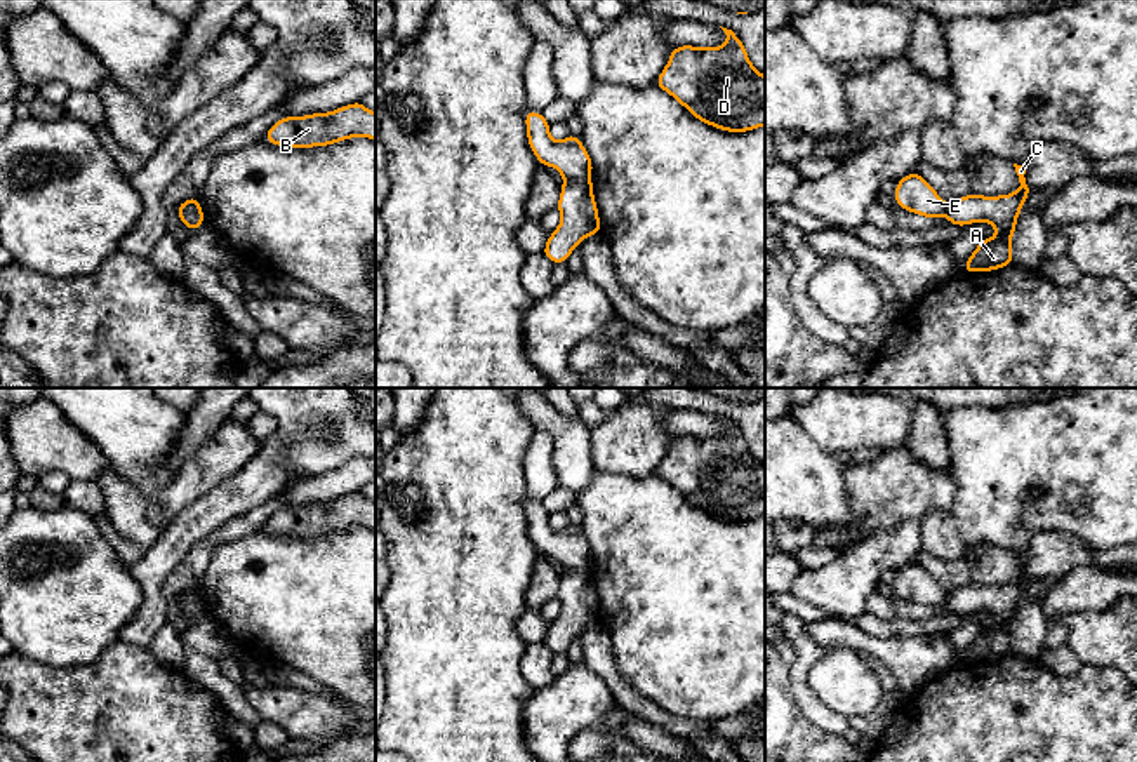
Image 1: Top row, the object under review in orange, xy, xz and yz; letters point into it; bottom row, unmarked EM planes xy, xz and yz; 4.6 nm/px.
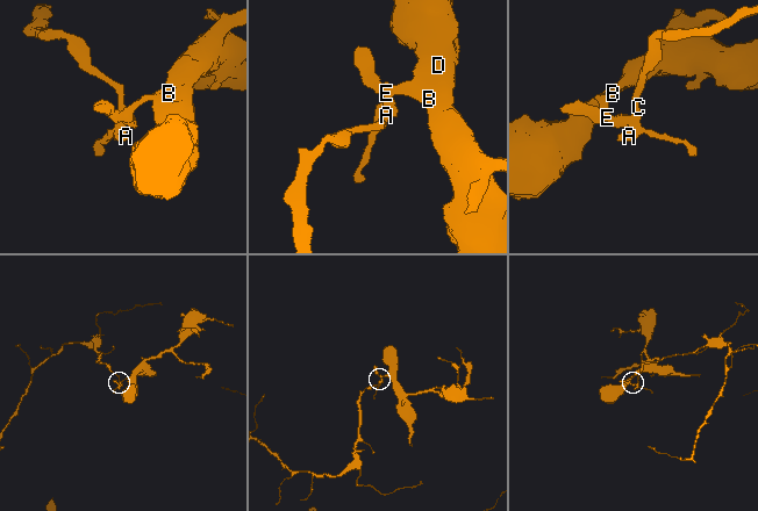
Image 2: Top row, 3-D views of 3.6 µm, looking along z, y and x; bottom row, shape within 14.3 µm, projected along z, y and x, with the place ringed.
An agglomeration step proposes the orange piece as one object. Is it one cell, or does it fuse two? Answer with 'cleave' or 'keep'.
cleave

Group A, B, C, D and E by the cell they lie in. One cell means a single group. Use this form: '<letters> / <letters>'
A C / B D E

